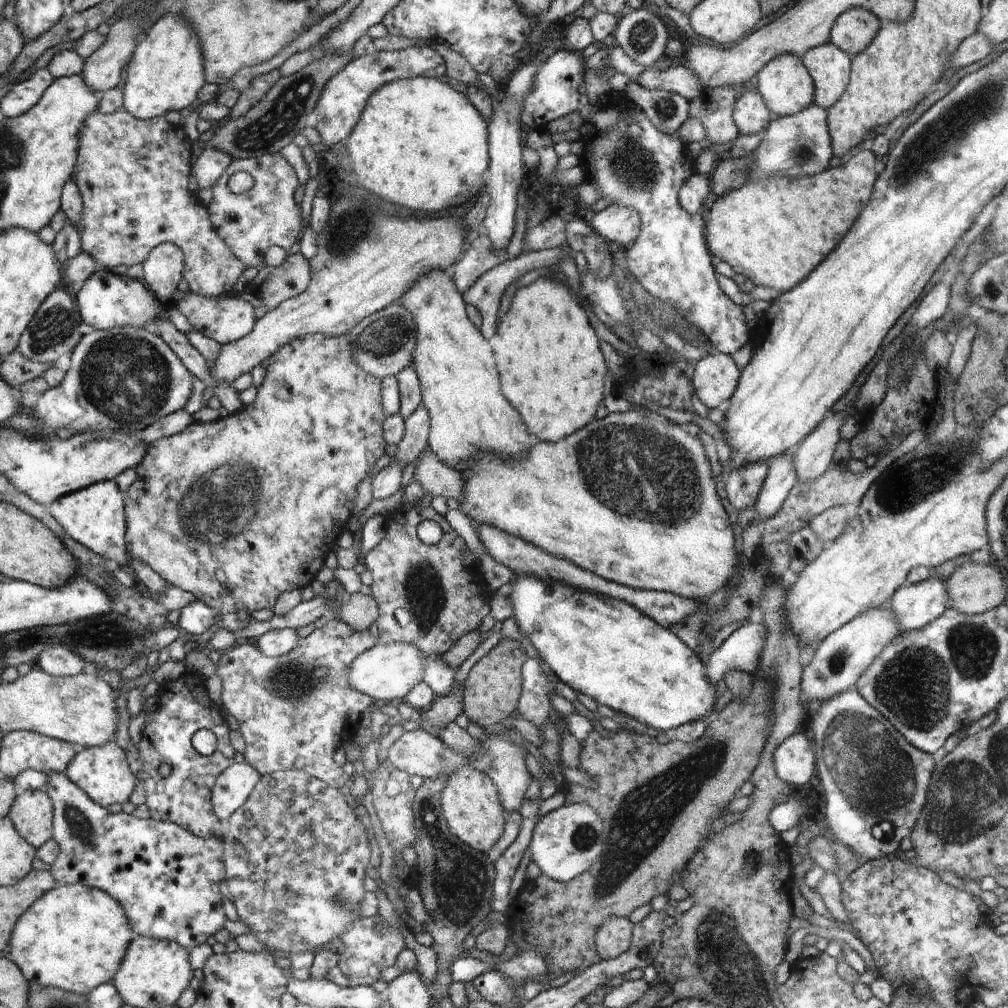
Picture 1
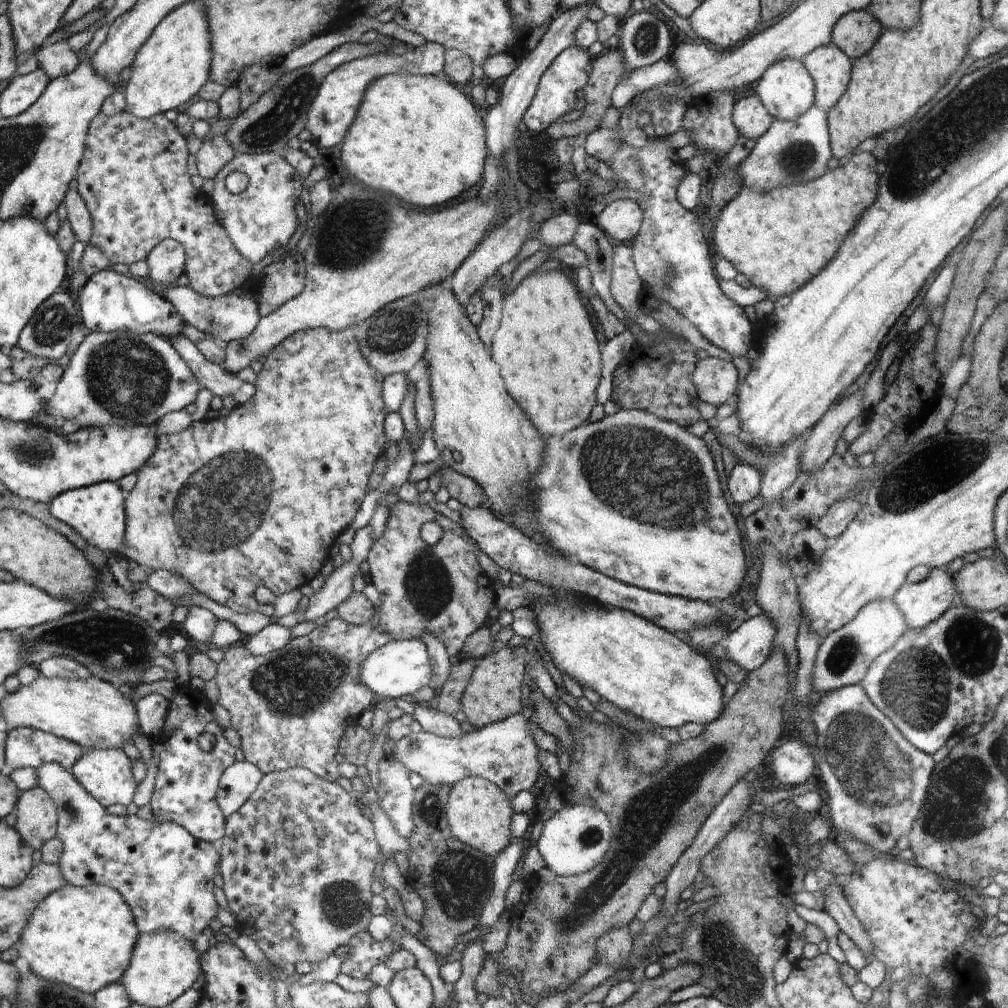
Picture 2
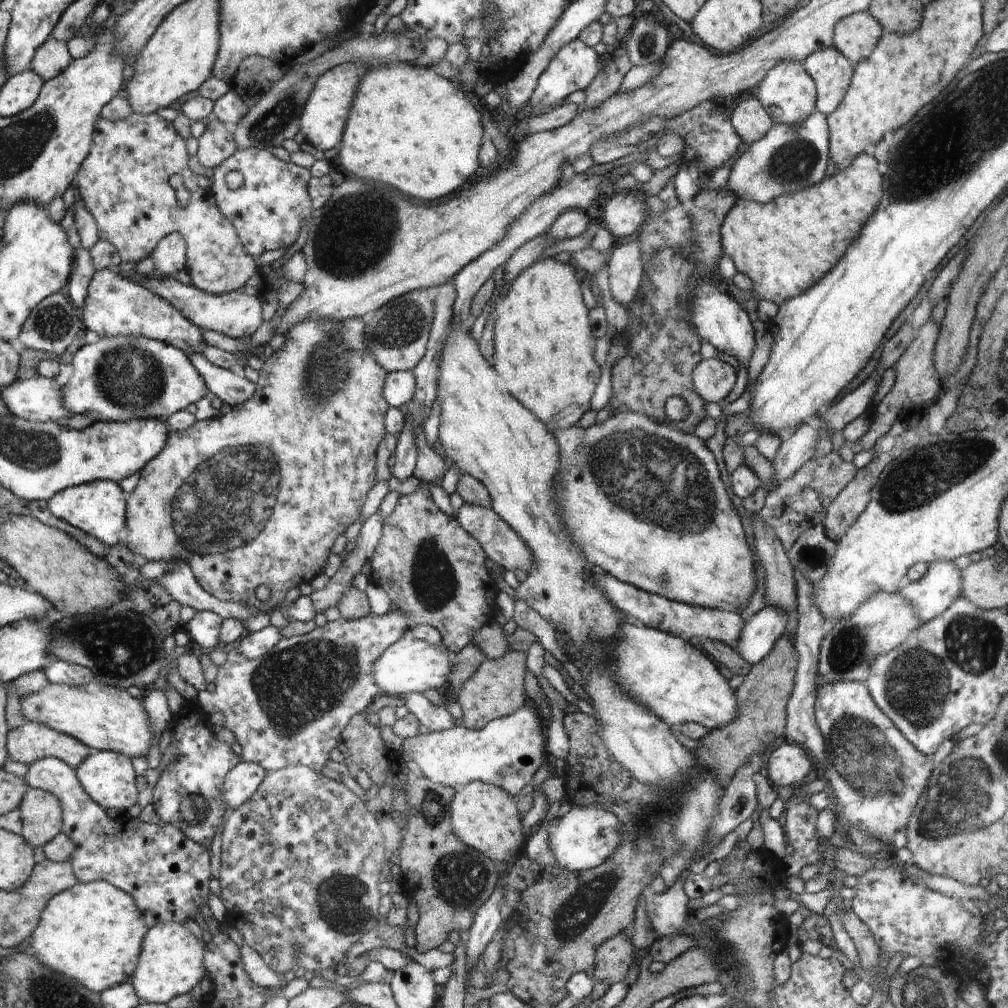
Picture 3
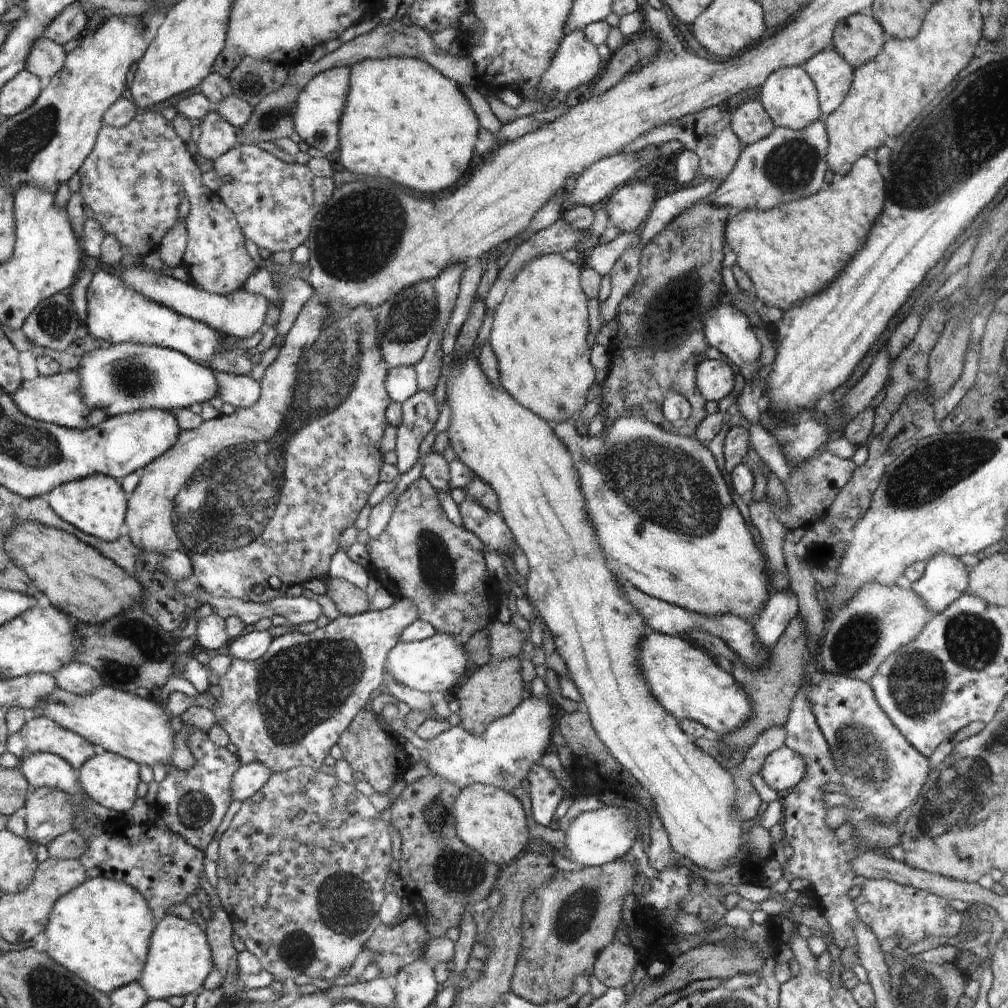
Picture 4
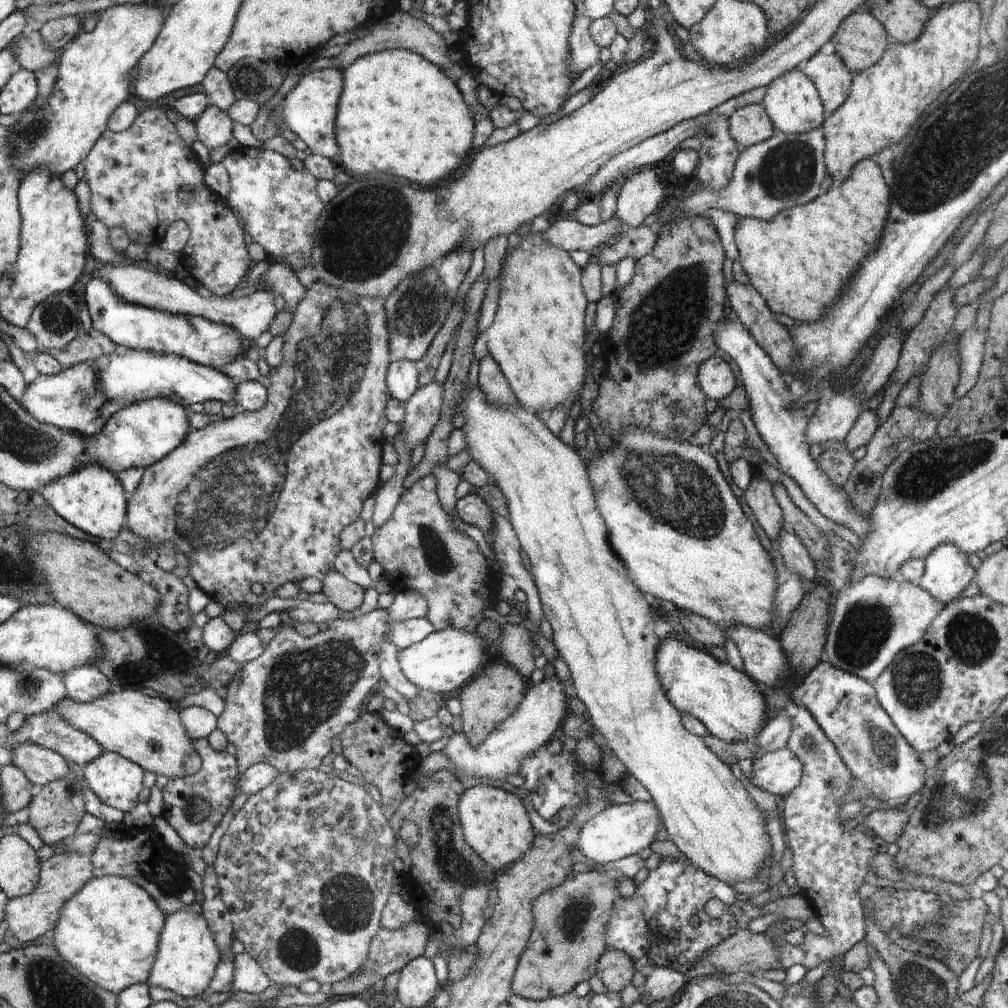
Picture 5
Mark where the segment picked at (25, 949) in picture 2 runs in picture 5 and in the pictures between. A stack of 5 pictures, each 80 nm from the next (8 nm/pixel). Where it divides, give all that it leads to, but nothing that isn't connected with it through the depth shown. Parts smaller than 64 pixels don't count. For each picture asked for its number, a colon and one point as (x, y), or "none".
3: (93, 933)
4: (101, 931)
5: (109, 931)

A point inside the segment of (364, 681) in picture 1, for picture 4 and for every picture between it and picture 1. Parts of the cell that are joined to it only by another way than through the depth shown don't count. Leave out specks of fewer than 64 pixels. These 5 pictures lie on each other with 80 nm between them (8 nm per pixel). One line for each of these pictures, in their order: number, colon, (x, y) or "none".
2: (402, 667)
3: (410, 665)
4: (435, 664)

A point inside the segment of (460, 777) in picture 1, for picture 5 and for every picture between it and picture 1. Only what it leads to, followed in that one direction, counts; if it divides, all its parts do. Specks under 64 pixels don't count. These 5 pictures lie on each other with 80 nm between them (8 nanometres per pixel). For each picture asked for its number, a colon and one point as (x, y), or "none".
2: (478, 812)
3: (484, 817)
4: (489, 820)
5: (495, 824)

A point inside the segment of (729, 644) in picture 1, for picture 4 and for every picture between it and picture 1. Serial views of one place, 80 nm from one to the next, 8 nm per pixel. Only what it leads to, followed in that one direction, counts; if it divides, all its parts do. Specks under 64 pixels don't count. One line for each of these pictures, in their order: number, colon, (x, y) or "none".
2: (751, 643)
3: (768, 625)
4: (781, 608)

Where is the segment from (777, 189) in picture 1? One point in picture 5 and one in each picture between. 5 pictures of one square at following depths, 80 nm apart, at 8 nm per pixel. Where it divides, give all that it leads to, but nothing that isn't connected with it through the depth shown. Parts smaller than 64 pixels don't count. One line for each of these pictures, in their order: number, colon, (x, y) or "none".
2: (780, 239)
3: (785, 246)
4: (794, 250)
5: (801, 261)

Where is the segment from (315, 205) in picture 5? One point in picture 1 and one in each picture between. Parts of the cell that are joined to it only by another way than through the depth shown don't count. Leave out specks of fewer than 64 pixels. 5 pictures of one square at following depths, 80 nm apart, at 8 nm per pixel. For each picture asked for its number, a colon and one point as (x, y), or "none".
1: (250, 222)
2: (261, 219)
3: (267, 211)
4: (274, 202)

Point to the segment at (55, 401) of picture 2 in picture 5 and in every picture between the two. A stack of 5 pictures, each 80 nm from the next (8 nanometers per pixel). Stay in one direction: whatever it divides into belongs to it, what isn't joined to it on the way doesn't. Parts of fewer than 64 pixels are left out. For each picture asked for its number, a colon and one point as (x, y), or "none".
3: (119, 378)
4: (122, 378)
5: (136, 375)

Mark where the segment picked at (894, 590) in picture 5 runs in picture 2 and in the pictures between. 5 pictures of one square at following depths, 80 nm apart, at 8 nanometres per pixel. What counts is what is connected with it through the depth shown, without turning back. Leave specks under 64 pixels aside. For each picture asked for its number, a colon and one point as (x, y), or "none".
2: (843, 657)
3: (883, 621)
4: (880, 619)

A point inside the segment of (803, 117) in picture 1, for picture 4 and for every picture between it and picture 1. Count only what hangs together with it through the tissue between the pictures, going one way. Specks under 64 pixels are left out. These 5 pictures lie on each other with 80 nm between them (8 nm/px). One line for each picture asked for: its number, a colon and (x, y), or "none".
2: (789, 152)
3: (788, 158)
4: (788, 164)

